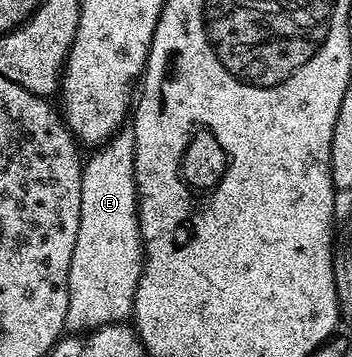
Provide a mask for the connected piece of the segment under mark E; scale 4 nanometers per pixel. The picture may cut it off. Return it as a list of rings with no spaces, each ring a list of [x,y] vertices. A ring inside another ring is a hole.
[[[121,128],[87,155],[82,172],[82,208],[78,220],[78,240],[74,240],[74,256],[70,256],[70,284],[65,327],[72,332],[87,332],[124,324],[132,317],[134,292],[144,267],[144,241],[140,235],[140,217],[136,199],[134,156],[136,145],[131,129]]]

